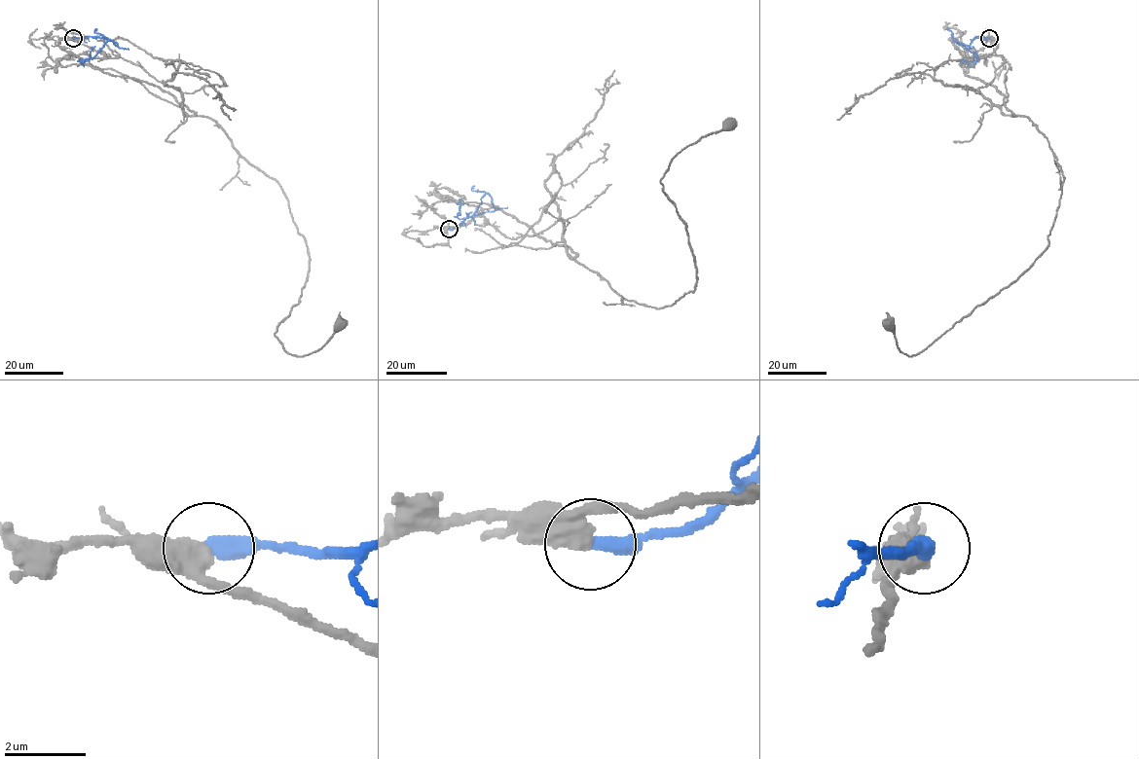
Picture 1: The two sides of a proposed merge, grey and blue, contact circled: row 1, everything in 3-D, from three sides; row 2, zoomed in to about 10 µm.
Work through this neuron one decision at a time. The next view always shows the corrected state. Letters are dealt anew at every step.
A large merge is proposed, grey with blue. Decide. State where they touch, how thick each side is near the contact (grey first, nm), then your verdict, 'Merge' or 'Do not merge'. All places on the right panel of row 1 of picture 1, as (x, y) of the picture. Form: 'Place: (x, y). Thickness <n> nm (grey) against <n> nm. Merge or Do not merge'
Place: (989, 38). Thickness 440 nm (grey) against 440 nm. Do not merge

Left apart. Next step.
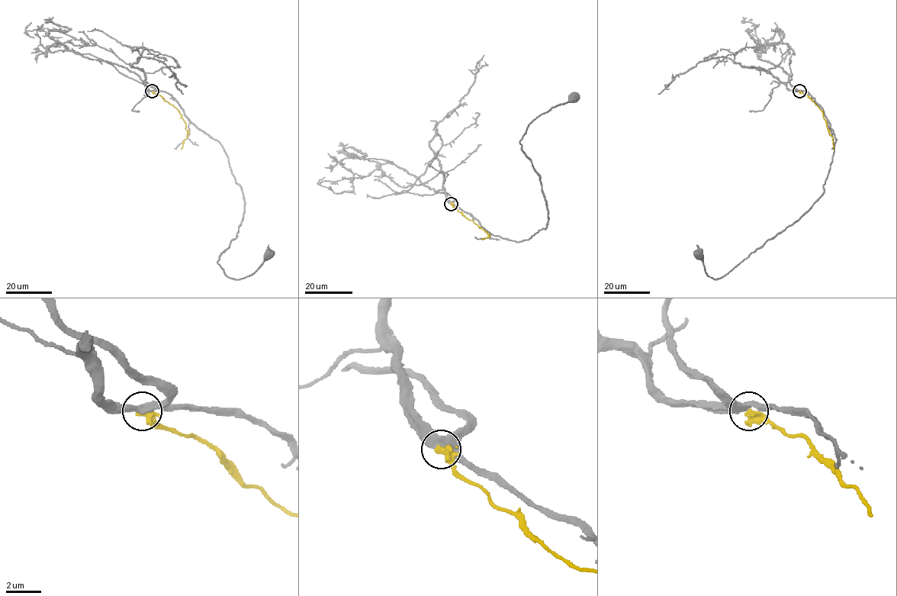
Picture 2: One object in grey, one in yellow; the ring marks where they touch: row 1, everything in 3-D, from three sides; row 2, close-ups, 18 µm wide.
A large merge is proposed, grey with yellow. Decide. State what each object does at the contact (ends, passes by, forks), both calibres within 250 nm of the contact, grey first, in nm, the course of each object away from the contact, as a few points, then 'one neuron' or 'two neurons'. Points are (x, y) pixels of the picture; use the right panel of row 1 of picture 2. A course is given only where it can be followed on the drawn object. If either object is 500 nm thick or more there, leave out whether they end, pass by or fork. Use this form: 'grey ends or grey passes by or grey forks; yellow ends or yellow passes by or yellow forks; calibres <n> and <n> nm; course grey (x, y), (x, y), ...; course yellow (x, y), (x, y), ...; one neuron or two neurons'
grey forks; yellow ends; calibres 360 and 440 nm; course grey (799, 91), (806, 91), (823, 109), (836, 139), (823, 194), (801, 217), (723, 277), (708, 275), (699, 254); course yellow (799, 91), (820, 108), (833, 138), (834, 149); two neurons

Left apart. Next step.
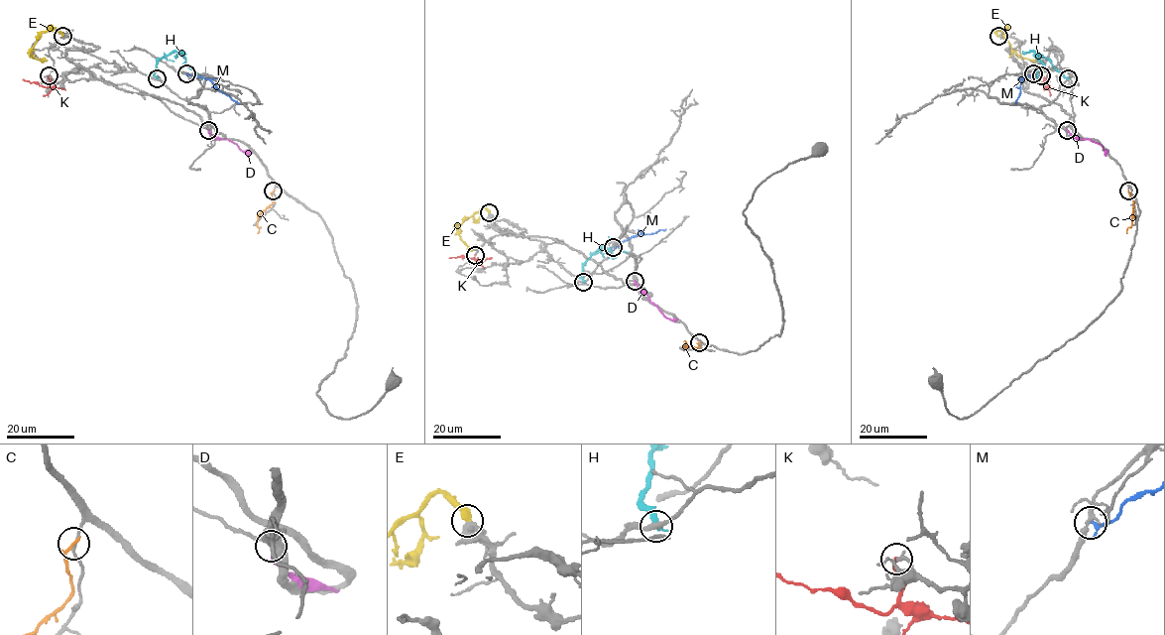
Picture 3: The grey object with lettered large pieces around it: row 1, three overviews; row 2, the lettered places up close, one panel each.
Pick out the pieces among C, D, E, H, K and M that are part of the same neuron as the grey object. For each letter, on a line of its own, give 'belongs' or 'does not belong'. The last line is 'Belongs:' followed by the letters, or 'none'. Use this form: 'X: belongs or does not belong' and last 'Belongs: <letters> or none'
C: does not belong
D: does not belong
E: belongs
H: does not belong
K: belongs
M: does not belong
Belongs: E, K

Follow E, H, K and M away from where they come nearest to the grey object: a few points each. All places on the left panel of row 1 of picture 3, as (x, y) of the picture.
E: (62, 36), (56, 31), (44, 31), (31, 50), (34, 58), (48, 61)
H: (157, 78), (156, 63), (176, 51), (202, 79)
K: (48, 75), (50, 83), (46, 87), (23, 78)
M: (186, 73), (209, 79), (239, 103)

